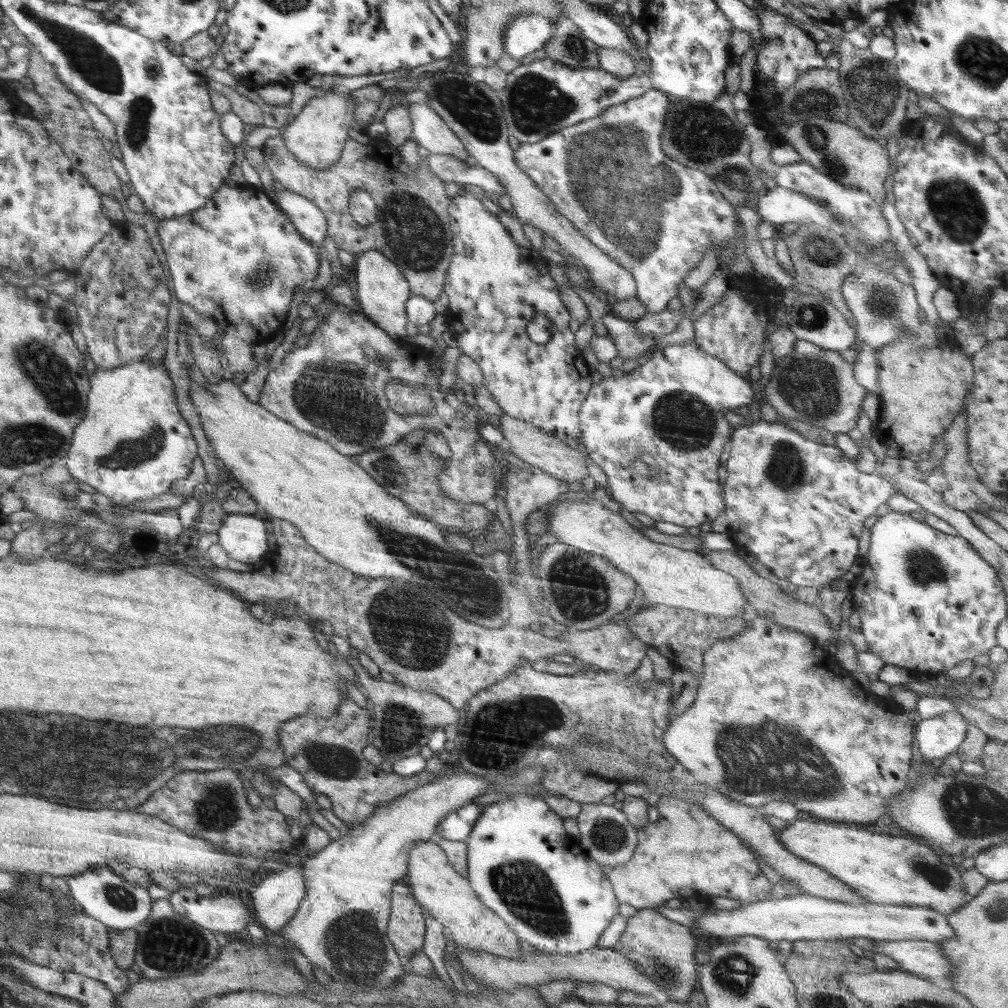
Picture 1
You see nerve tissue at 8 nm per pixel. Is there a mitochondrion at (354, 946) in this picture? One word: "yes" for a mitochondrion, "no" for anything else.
yes

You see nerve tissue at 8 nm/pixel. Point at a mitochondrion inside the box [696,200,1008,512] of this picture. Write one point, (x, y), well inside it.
(808, 386)

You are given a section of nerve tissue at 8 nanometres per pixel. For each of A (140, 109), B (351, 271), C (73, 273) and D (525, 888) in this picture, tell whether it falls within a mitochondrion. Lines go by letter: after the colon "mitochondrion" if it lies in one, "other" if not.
A: mitochondrion
B: other
C: other
D: mitochondrion

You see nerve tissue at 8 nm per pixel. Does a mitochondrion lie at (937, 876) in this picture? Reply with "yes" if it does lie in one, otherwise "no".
yes

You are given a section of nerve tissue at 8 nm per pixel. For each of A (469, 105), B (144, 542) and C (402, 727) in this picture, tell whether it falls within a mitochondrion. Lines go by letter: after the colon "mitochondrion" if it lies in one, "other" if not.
A: mitochondrion
B: other
C: mitochondrion

